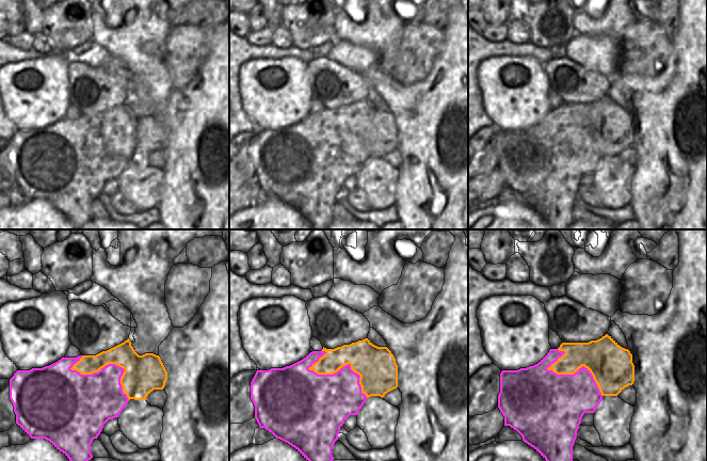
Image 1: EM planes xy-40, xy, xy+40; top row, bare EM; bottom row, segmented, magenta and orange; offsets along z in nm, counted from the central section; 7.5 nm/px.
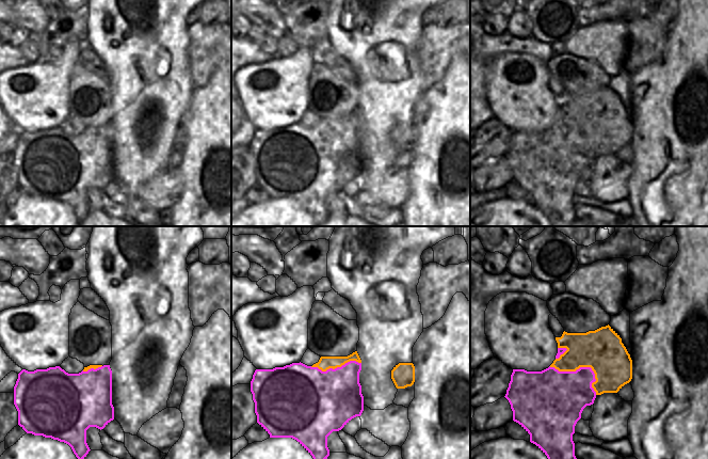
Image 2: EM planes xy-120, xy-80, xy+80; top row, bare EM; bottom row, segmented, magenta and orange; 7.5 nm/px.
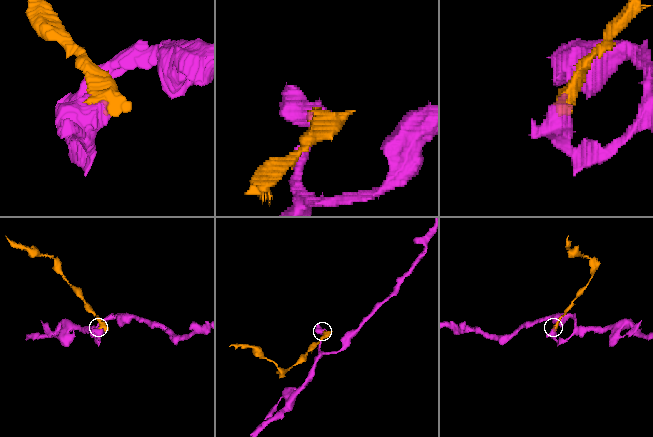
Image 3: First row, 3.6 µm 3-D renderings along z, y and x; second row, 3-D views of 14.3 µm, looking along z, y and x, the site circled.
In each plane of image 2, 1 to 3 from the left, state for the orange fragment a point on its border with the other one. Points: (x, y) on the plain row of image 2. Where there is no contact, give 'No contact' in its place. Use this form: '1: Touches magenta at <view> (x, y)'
1: Touches magenta at xy-120 (92, 129)
2: Touches magenta at xy-80 (335, 129)
3: Touches magenta at xy+80 (583, 128).

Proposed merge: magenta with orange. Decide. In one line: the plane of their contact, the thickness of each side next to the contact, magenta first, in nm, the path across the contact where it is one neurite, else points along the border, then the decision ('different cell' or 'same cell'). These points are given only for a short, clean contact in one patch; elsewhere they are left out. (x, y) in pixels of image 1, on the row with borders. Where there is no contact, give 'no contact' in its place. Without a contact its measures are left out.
meets magenta in xy; 340 nm thick on the magenta side, 300 nm on the other; different cell

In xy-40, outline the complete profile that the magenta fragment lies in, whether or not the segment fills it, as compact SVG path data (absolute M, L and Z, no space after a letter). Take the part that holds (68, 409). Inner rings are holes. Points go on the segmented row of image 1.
M82 356L62 357L43 368L17 370L10 379L10 399L14 406L16 424L31 439L49 441L69 461L91 460L93 440L98 438L109 419L119 416L129 401L120 384L124 368L109 364L98 372L81 375L70 368Z

